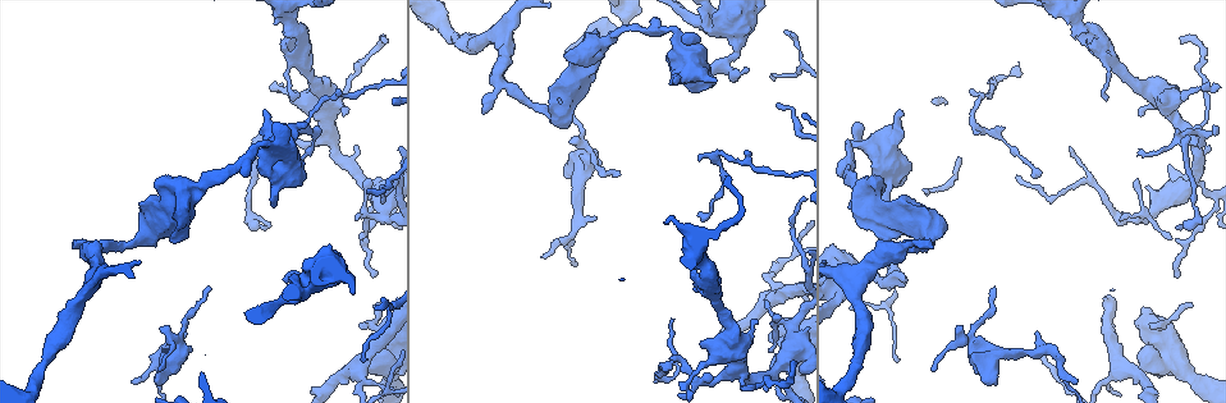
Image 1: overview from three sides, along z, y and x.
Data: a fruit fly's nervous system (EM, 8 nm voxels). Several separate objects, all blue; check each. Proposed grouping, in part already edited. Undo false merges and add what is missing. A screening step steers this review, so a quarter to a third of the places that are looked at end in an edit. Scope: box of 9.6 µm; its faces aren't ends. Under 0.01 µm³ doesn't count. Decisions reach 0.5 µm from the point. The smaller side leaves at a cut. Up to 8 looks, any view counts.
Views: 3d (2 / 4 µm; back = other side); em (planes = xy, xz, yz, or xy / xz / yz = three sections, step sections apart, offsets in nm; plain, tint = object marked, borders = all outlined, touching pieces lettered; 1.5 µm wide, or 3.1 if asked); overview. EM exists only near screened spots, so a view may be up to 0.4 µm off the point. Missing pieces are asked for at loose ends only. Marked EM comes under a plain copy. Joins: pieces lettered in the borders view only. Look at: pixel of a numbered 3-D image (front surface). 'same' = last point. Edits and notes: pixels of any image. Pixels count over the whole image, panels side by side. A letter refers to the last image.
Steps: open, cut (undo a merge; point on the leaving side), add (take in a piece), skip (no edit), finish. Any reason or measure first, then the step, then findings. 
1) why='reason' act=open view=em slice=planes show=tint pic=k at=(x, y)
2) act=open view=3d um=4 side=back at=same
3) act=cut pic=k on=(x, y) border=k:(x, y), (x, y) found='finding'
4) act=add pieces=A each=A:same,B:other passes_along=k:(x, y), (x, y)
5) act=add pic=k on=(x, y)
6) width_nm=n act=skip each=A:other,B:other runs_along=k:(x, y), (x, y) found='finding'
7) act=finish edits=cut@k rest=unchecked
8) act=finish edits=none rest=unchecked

why='tapers out' act=open view=3d um=4 pic=1 at=(888, 266)

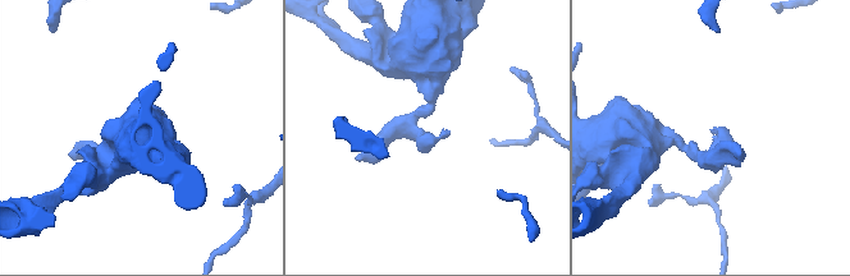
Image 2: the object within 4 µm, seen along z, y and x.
why='shape alone is not enough' act=open view=em slice=planes show=borders pic=2 at=(445, 133)

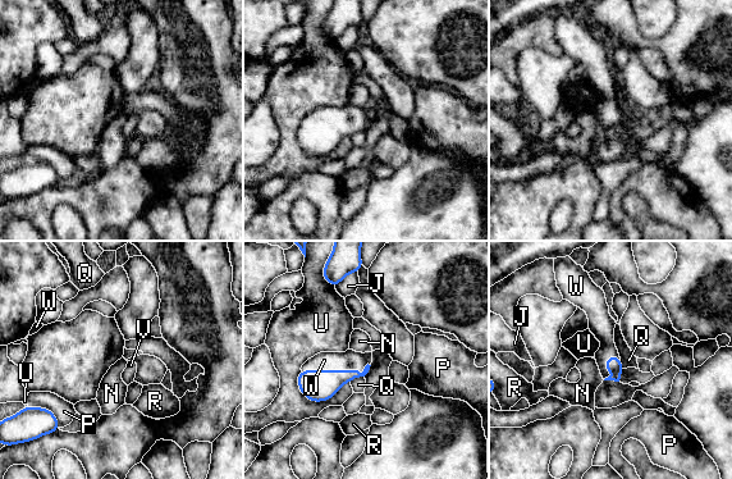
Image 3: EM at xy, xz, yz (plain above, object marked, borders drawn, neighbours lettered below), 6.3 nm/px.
act=skip each=J:other,N:other,P:other,Q:other,R:other,U:other,V:other,W:other border=3:(370, 364), (361, 372), (301, 370) found='no lettered piece goes on from it'

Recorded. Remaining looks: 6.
why='stops while still wide' act=open view=em slice=xz step=8 show=borders pic=1 at=(270, 204)

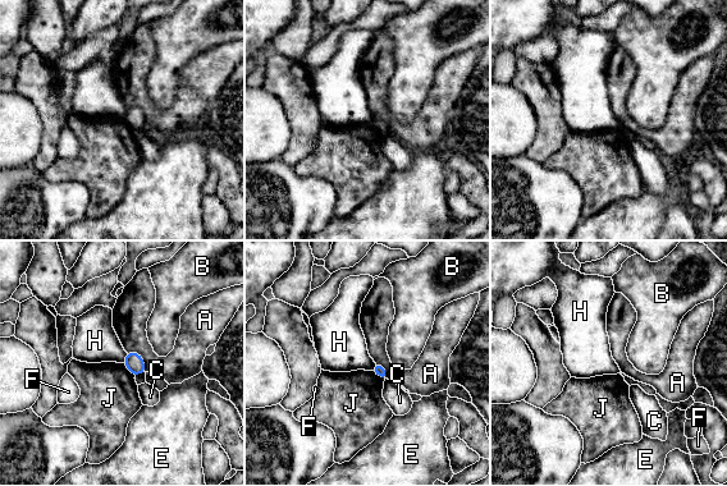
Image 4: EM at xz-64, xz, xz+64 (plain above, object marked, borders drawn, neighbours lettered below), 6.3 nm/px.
why='cut it another way' act=open view=em slice=planes show=borders at=same

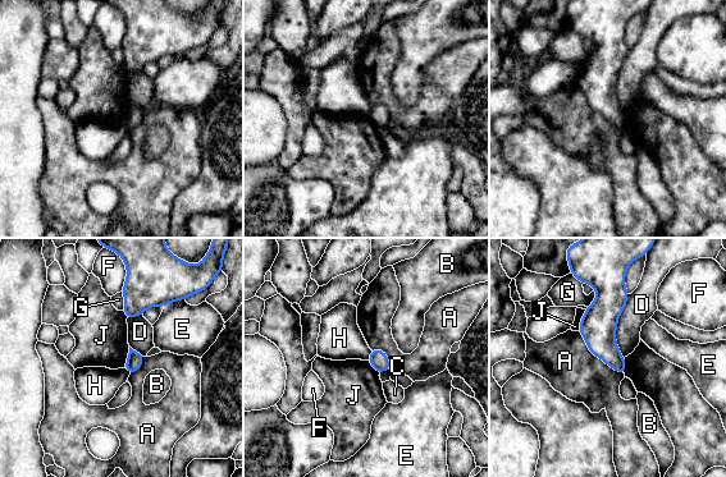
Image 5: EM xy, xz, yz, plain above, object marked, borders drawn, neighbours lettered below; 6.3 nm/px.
act=skip each=A:other,B:other,C:other,D:other,E:other,F:other,G:other,H:other,J:other border=5:(370, 349), (368, 359) found='no lettered piece goes on from it'

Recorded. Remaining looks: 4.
why='free end' act=open view=3d um=4 pic=1 at=(1038, 336)

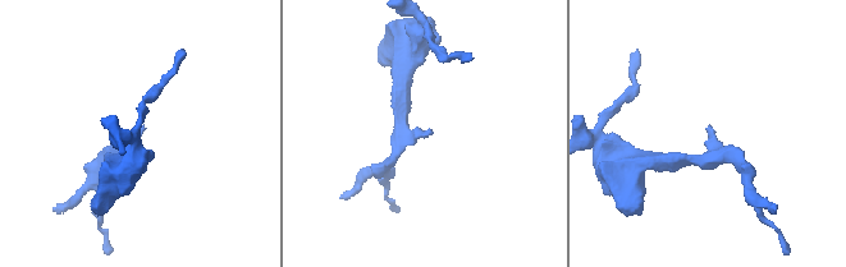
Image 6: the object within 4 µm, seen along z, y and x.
arm_widths_nm=170,180 why='now the EM' act=open view=em slice=planes show=borders pic=6 at=(422, 133)

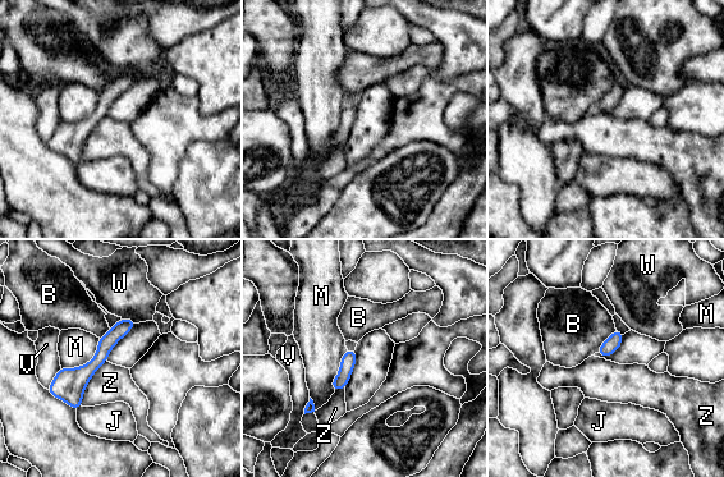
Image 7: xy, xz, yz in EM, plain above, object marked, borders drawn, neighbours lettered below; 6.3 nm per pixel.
act=skip each=B:other,J:other,M:other,V:other,W:other,Z:other border=7:(615, 329), (595, 352) found='none of them fits'

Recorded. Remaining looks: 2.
act=finish edits=none rest=unchecked

